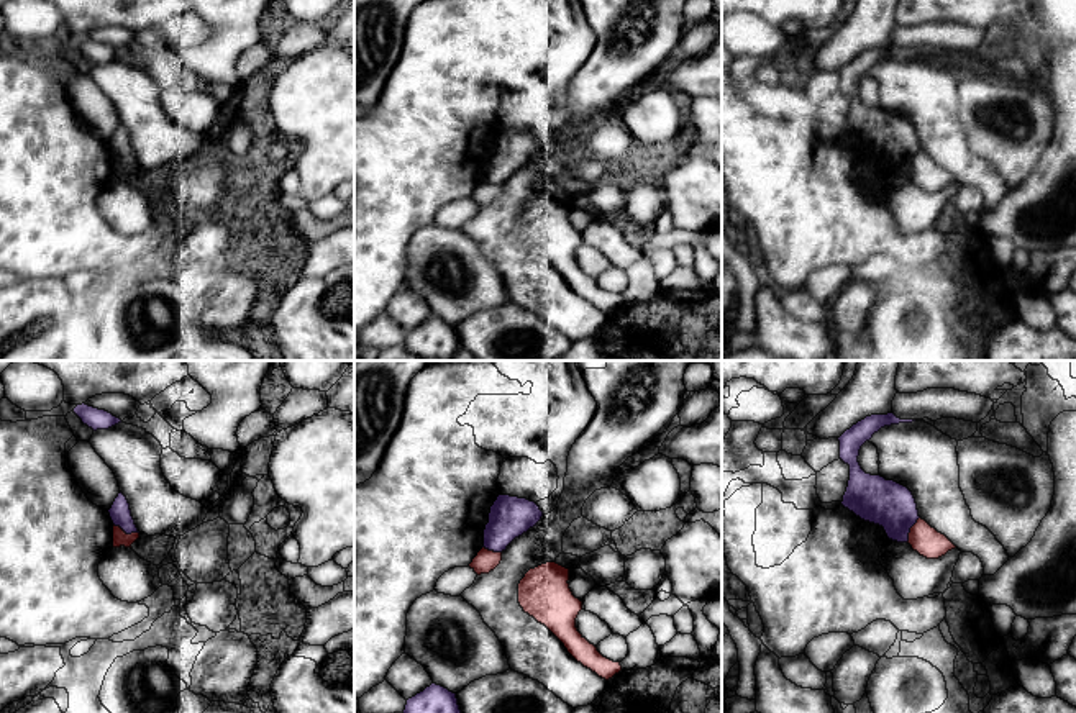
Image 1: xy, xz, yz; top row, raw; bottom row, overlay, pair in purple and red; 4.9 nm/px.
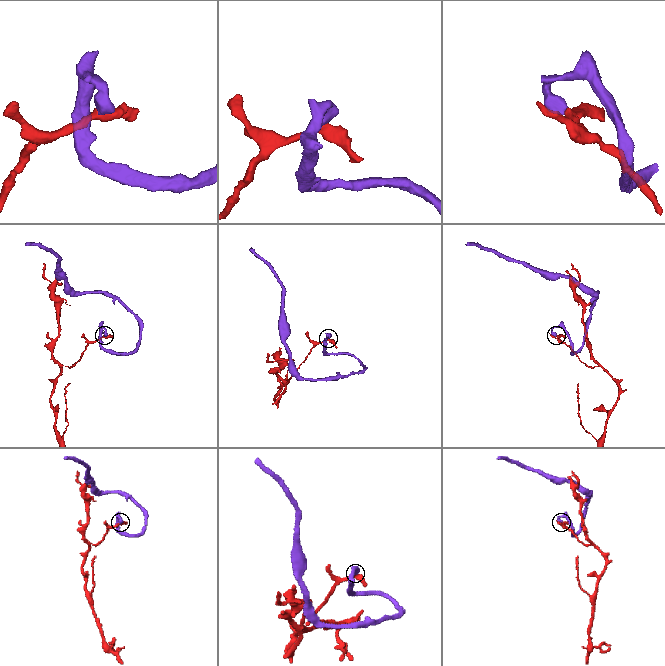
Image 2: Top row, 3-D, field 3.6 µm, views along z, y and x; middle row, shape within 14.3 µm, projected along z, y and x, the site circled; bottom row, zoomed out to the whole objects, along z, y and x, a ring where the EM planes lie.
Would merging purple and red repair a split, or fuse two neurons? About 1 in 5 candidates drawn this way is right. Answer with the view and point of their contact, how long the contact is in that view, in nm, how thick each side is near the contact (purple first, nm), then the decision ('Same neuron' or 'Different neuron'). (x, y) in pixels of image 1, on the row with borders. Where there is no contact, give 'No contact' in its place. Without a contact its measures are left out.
Touches purple at xy (127, 533). Shared border 140 nm. Thickness 110 nm (purple) against 80 nm. Different neuron

